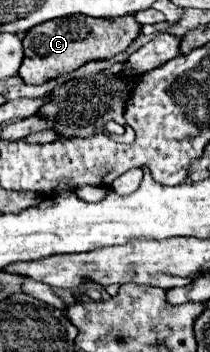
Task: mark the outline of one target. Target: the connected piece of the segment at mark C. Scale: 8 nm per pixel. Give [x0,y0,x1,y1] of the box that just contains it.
[18,16,140,84]

